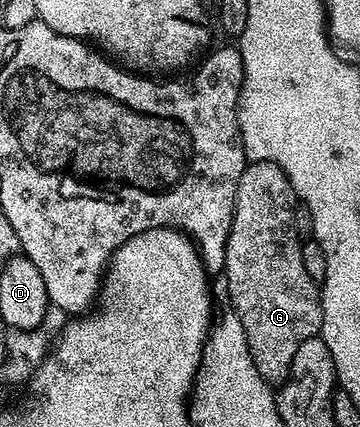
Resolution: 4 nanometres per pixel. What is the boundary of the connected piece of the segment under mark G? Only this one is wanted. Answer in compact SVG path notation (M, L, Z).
M248 163L242 177L236 183L234 217L230 225L230 237L226 241L226 261L222 278L228 282L230 310L242 321L246 333L248 352L258 369L258 373L270 385L279 385L287 379L294 353L298 345L307 339L315 339L322 325L322 301L320 287L306 273L302 262L302 242L296 232L296 212L298 200L286 173L273 163Z

